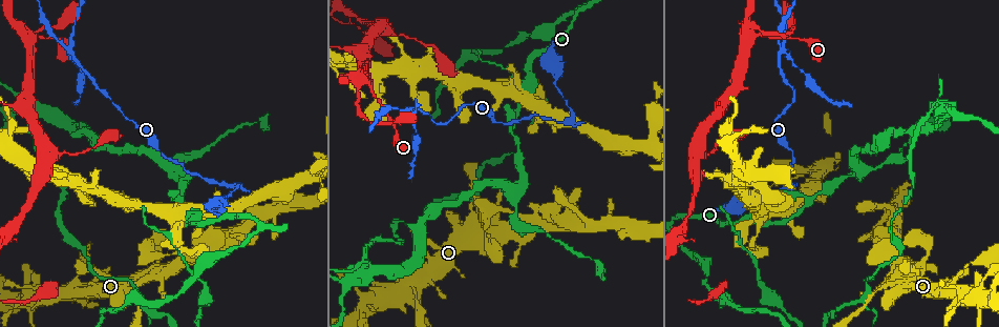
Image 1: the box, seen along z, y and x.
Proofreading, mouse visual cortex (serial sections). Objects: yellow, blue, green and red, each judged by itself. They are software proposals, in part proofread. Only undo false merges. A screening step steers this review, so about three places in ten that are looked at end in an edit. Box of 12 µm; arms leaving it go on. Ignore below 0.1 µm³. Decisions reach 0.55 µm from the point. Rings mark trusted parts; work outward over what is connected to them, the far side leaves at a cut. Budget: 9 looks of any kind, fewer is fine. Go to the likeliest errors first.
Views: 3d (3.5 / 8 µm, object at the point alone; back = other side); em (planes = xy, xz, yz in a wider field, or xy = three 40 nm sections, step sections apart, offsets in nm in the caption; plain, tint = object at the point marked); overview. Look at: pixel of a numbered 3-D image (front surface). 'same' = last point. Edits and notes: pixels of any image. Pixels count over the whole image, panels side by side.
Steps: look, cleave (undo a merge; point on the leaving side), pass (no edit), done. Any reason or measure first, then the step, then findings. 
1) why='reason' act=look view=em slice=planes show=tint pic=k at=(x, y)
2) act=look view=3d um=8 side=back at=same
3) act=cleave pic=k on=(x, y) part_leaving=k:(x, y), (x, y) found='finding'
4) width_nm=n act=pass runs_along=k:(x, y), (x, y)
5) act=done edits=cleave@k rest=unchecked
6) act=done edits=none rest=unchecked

why='sharp bend' act=look view=3d um=8 side=back pic=1 at=(68, 50)

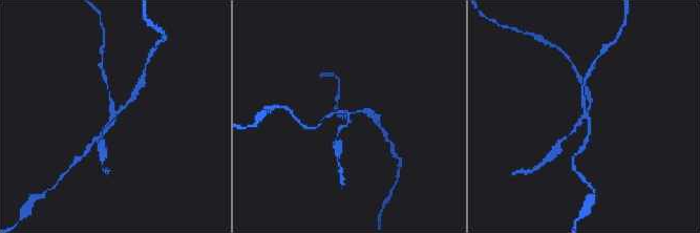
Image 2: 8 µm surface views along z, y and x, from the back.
arms=4 arm_widths_nm=150,150,150,150 why='now the EM' act=look view=em slice=planes show=tint pic=2 at=(585, 117)

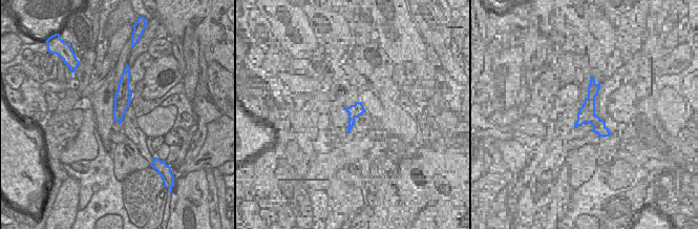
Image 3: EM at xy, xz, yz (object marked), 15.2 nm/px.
act=cleave pic=2 on=(341, 126) part_leaving=2:(350, 114), (350, 122), (338, 130), (337, 143) found='a second cell is stuck on'

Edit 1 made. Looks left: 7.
act=look view=overview

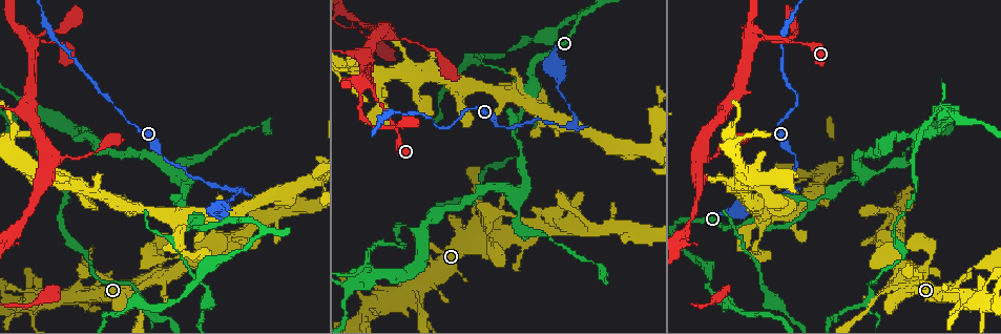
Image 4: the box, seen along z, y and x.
why='sharp bend' act=look view=3d um=8 pic=4 at=(575, 120)

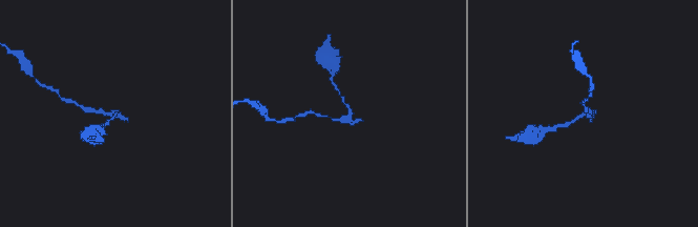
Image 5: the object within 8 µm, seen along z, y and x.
act=look view=3d um=3.5 pic=5 at=(115, 113)

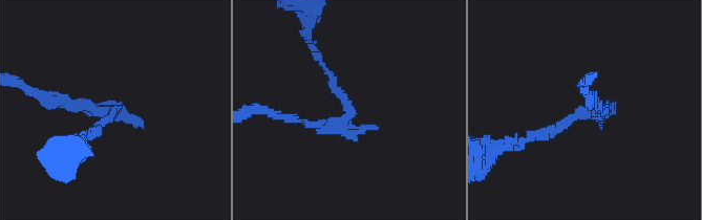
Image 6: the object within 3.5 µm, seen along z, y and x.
why='need the tissue' act=look view=em slice=xy step=2 show=tint pic=6 at=(115, 108)

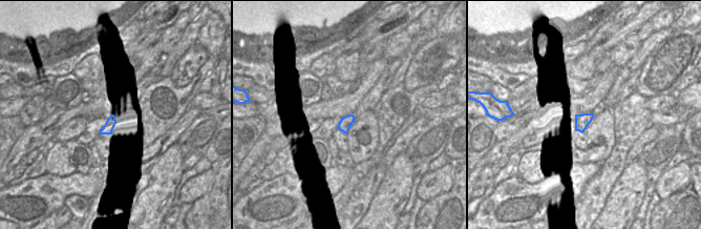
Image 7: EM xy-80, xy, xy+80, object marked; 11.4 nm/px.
act=cleave pic=6 on=(334, 83) part_leaving=6:(345, 123), (352, 109), (313, 44) found='two cells meet here'

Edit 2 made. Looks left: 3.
why='sudden change in width' act=look view=3d um=3.5 pic=4 at=(180, 162)

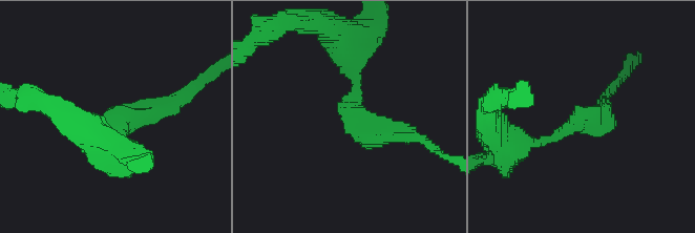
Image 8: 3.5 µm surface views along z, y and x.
act=look view=em slice=xy step=5 show=tint pic=8 at=(355, 112)

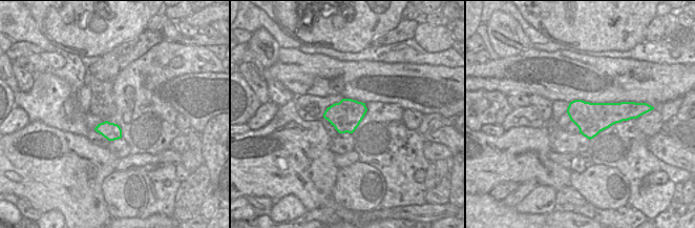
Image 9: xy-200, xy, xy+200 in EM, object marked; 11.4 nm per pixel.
act=pass found='all the same cell'

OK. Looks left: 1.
act=done edits=cleave@2,cleave@6 rest=unchecked

